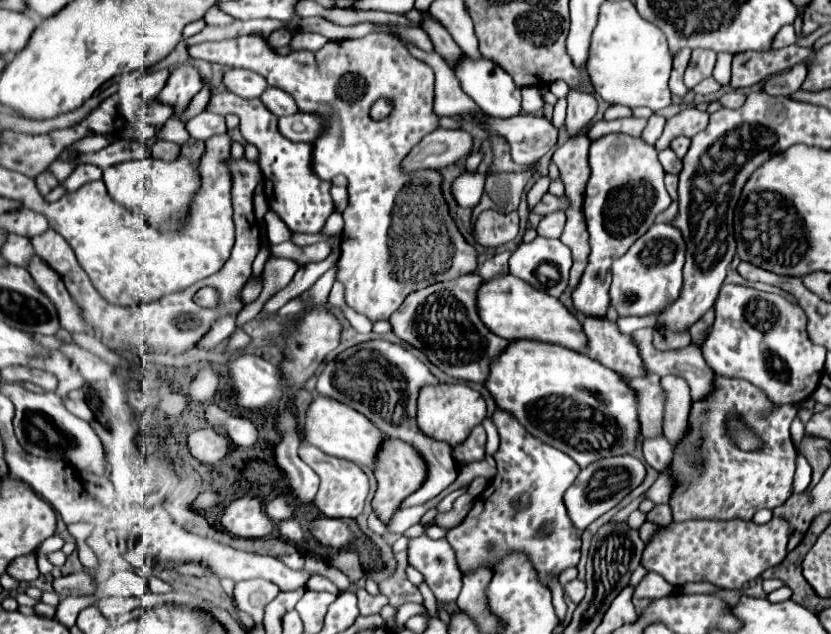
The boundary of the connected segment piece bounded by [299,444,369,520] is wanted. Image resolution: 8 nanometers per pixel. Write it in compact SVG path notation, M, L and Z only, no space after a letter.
M301 444L299 446L299 458L309 464L321 478L321 486L319 486L319 492L317 492L317 504L315 508L327 516L327 518L341 518L341 520L347 520L347 518L357 518L363 510L363 502L367 498L367 492L369 492L369 480L365 476L365 472L349 462L349 460L343 460L343 458L335 458L335 456L327 456L325 452L321 452L319 448L315 446L309 446L309 444Z

